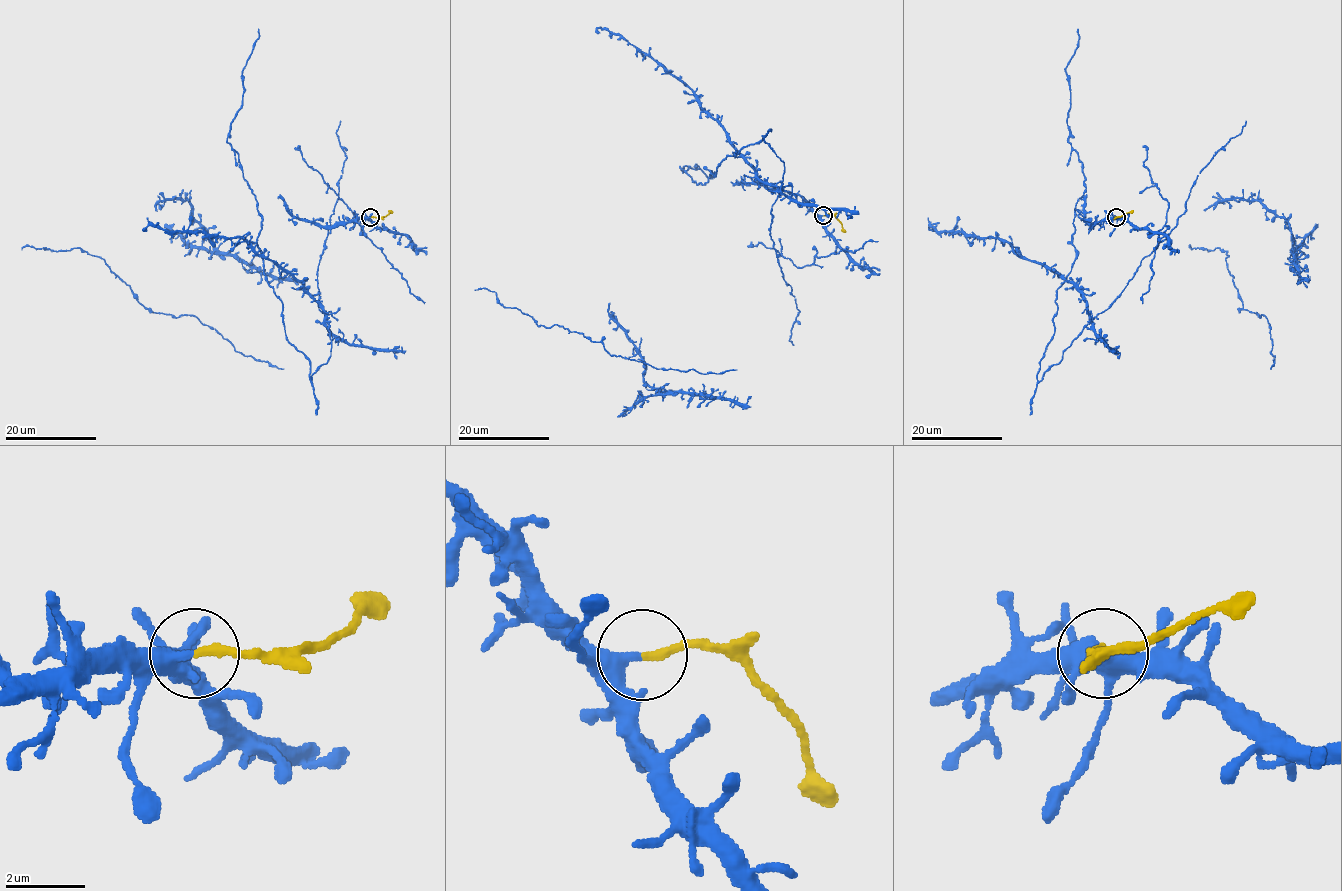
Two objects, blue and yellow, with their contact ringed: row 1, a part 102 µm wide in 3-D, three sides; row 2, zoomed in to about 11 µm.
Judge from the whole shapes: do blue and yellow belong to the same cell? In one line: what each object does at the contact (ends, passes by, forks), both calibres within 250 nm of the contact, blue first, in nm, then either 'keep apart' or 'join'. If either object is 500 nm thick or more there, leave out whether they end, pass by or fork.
blue ends there; yellow ends there; 360 nm thick on the blue side, 240 nm on the other; keep apart

